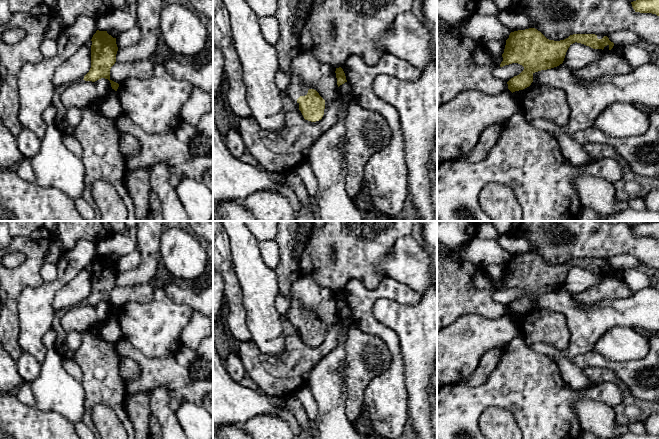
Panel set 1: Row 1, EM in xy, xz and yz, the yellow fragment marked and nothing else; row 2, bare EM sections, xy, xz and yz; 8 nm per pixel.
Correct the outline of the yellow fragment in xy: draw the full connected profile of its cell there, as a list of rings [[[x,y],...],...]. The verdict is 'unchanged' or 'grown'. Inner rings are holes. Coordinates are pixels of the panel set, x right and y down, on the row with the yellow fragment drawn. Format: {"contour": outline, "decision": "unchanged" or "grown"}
{"contour": [[[97,30],[91,41],[91,68],[83,80],[95,82],[105,78],[110,81],[112,89],[117,91],[119,84],[110,79],[110,69],[116,62],[118,51],[116,38],[107,31]]], "decision": "unchanged"}

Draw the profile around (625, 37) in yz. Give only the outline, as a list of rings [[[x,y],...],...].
[[[617,31],[611,33],[607,36],[611,42],[614,44],[622,44],[622,45],[644,45],[643,39],[639,37],[637,34],[632,33],[630,31]]]

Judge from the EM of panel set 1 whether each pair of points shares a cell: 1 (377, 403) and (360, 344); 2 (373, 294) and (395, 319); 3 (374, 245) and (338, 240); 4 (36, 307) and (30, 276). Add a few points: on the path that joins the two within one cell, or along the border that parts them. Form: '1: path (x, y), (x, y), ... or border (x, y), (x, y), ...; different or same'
1: border (388, 365), (370, 381), (365, 389), (362, 402); different
2: border (400, 302), (379, 298), (373, 305), (372, 314); different
3: path (365, 243), (347, 241); same
4: border (44, 282), (26, 287), (17, 305); different

